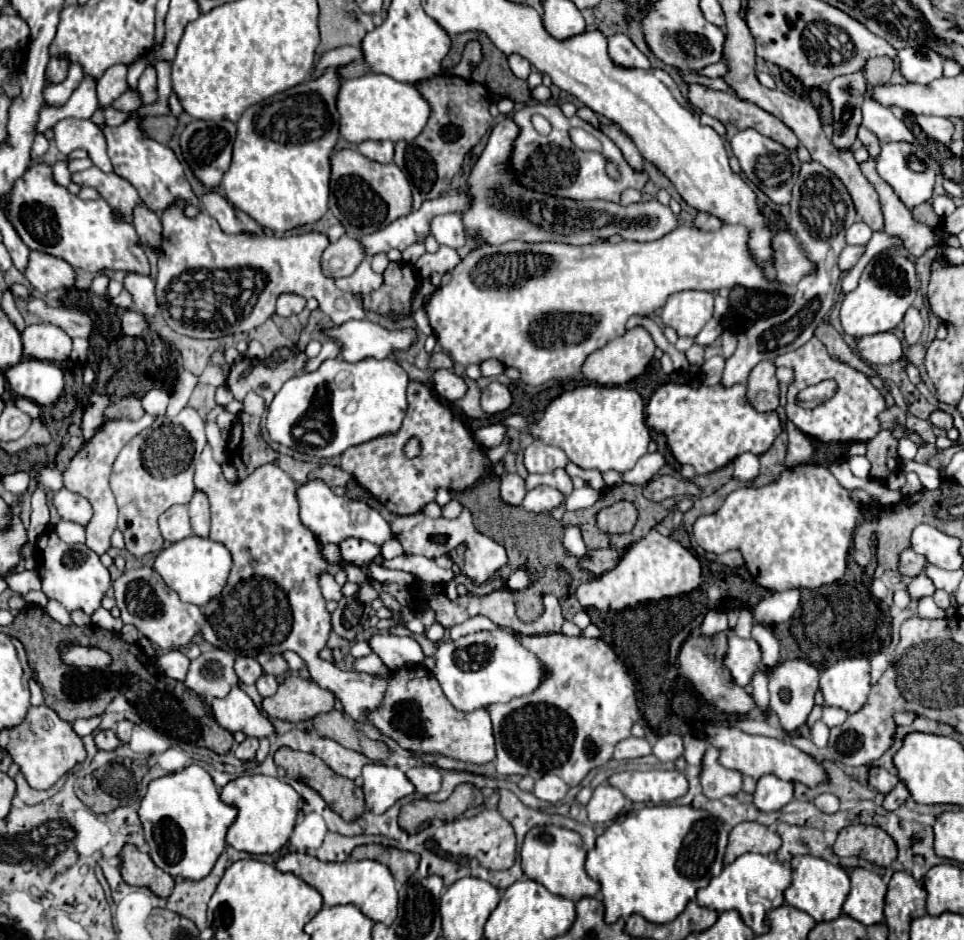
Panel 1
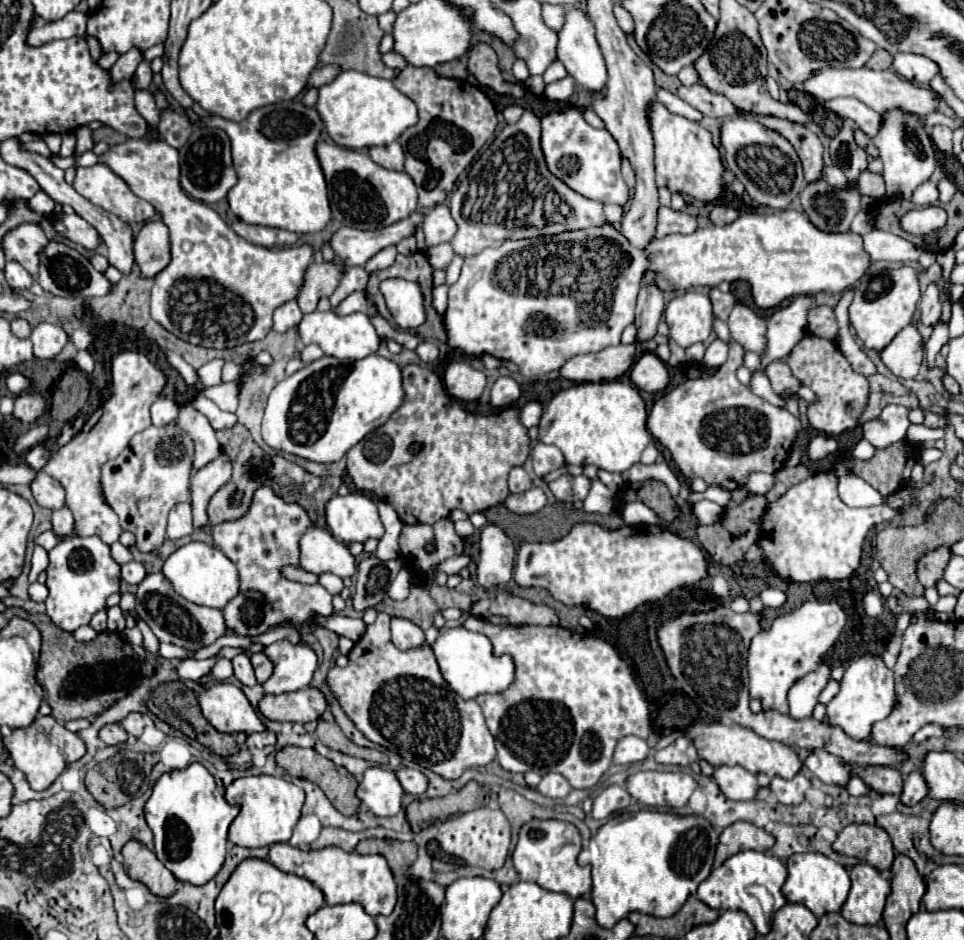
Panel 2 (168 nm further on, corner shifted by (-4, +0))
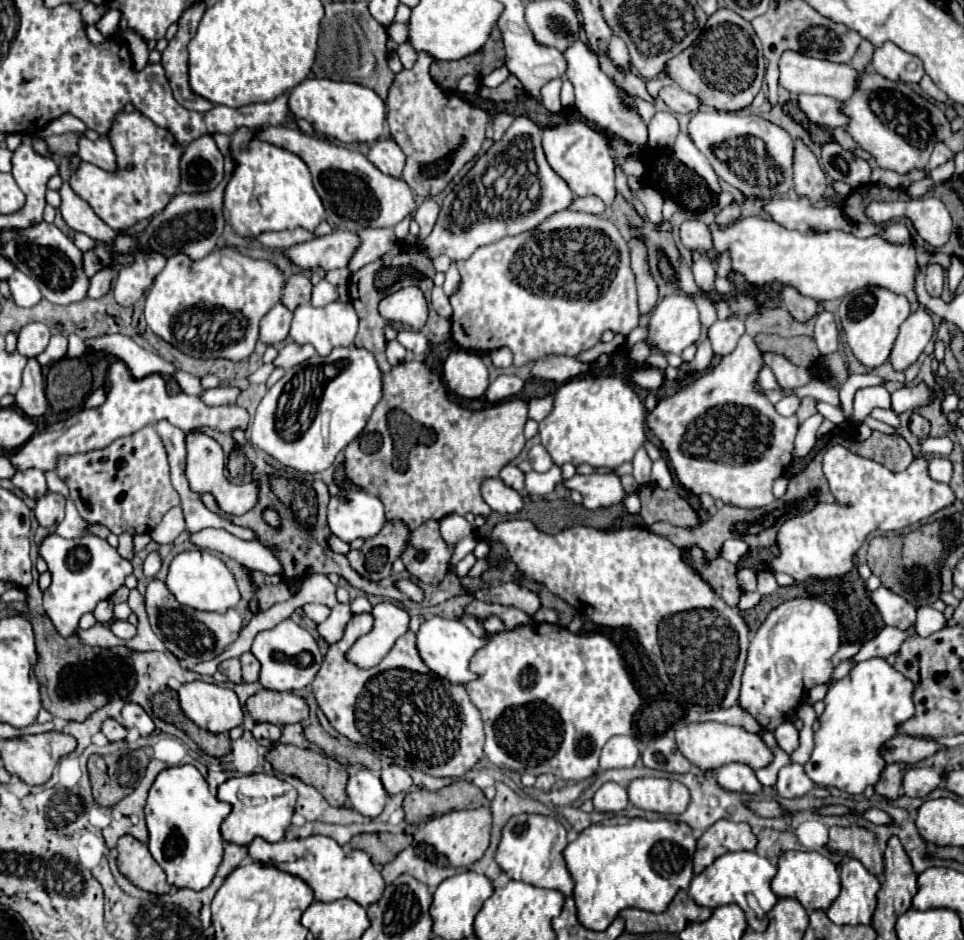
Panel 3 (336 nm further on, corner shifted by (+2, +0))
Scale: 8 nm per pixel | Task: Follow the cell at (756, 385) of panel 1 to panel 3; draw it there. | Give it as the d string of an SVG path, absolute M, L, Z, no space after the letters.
M765 353L763 355L765 363L771 367L771 371L775 373L777 377L777 383L783 387L783 389L789 389L789 387L799 387L799 385L805 385L813 379L811 371L809 369L801 369L797 365L793 365L791 361L787 361L785 357L781 355L775 355L775 353Z

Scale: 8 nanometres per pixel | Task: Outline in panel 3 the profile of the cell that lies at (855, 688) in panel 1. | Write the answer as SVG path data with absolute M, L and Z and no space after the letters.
M873 657L861 663L855 663L847 677L837 681L829 687L825 701L825 711L819 717L821 727L815 731L815 747L805 763L807 777L821 787L835 787L839 791L845 791L849 795L859 795L865 791L865 787L875 785L879 779L879 773L885 767L885 761L879 755L879 747L889 741L897 733L897 725L913 717L913 701L911 701L913 685L903 677L895 667L891 667L885 659Z

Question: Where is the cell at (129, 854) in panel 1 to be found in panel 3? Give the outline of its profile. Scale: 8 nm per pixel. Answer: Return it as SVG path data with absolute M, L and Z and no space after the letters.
M125 835L117 843L117 865L119 871L139 889L163 895L169 893L169 883L165 881L165 873L159 863L151 857L147 845L137 841L131 835Z

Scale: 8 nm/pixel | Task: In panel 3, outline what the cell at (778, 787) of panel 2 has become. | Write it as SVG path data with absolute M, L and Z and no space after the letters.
M791 763L787 767L783 767L779 771L777 777L777 795L785 797L785 799L795 799L795 797L803 797L807 795L811 789L815 787L815 783L803 773L803 765Z

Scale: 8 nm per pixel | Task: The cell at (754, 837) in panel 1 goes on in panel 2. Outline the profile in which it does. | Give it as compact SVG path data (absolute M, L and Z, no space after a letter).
M737 821L733 825L729 825L721 835L719 835L719 843L717 843L717 853L715 853L715 867L719 867L725 859L729 859L731 855L745 851L745 849L753 849L753 851L767 851L775 845L775 837L771 833L767 833L765 829L747 823L747 821Z

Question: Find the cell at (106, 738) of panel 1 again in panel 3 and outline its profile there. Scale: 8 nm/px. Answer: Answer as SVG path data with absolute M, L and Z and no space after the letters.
M107 719L107 721L103 721L103 725L101 725L101 733L103 733L109 741L121 741L121 739L125 739L127 729L125 729L119 721Z

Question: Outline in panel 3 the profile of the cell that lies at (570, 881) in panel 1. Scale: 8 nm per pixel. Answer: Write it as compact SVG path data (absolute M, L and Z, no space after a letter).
M515 815L503 827L495 859L511 879L531 883L535 887L557 889L569 897L573 893L573 879L563 859L565 847L567 847L567 831L555 817Z

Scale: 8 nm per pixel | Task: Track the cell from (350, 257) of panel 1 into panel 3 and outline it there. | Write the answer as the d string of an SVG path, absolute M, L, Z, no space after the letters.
M297 273L297 275L291 275L287 279L281 301L283 301L283 305L287 305L289 311L295 311L301 303L309 303L311 291L313 291L311 279L303 273Z

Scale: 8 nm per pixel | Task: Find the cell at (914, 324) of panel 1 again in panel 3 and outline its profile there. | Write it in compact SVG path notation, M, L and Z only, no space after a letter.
M927 265L927 277L925 285L931 297L939 297L943 291L943 281L945 281L945 271L939 265Z

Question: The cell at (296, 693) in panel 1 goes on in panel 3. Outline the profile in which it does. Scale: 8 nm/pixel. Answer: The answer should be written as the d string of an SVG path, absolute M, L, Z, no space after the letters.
M259 691L247 701L249 715L259 723L267 721L273 725L301 723L309 717L307 701L293 693L277 693L277 691Z

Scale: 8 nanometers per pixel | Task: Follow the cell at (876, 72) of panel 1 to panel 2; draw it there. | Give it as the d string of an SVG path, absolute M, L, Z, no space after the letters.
M877 49L877 51L873 53L873 57L871 57L865 65L867 65L869 69L889 69L889 67L891 67L891 61L893 61L893 57L891 57L889 51Z

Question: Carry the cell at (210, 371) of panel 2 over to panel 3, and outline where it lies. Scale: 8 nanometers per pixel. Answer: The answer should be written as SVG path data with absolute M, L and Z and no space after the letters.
M119 333L93 337L93 339L87 339L85 343L91 349L105 351L105 353L115 355L117 359L121 359L129 367L133 379L143 379L143 377L153 375L153 373L159 373L159 375L175 375L177 373L173 363L165 361L157 353L151 353L151 351L143 349L133 339L129 339L125 335L119 335Z

